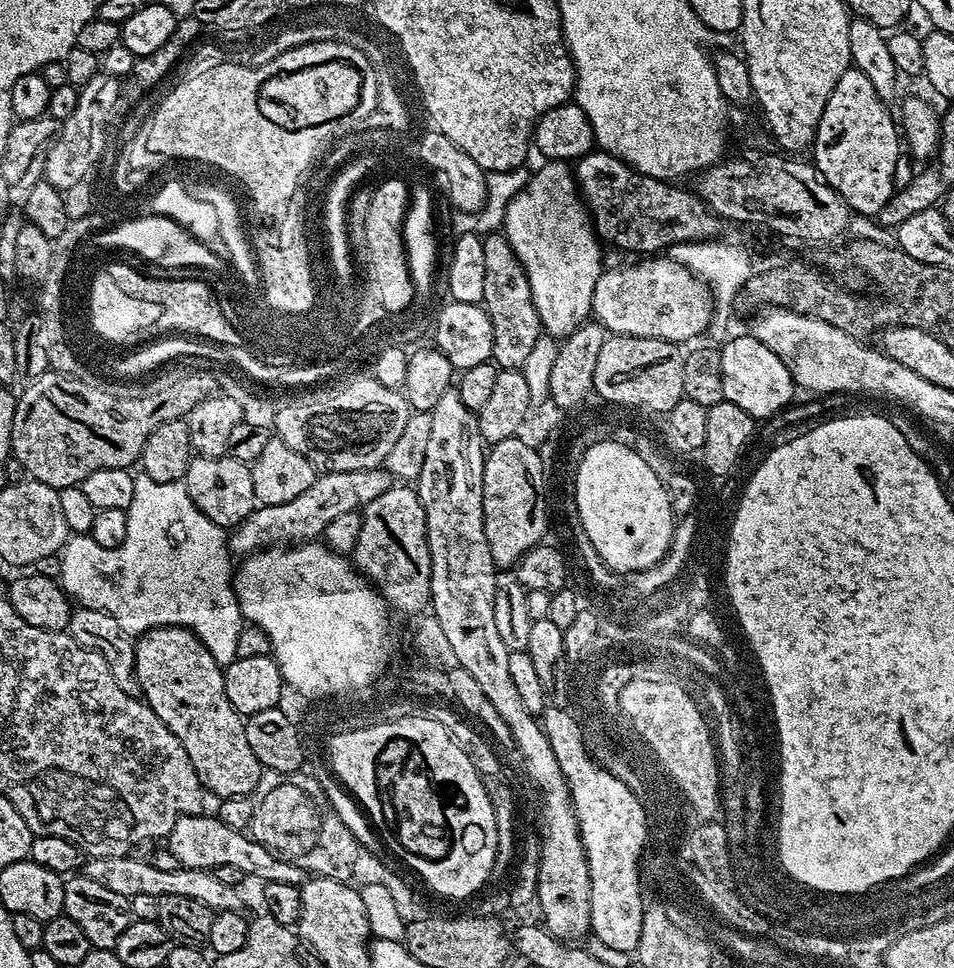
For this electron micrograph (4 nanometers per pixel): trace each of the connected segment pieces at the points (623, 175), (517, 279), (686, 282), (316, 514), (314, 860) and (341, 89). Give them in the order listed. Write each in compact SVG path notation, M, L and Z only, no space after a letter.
M593 150L581 156L575 161L574 175L595 235L605 236L624 252L660 254L674 243L715 240L721 235L720 217L693 191L642 174L608 152Z
M502 234L483 237L482 254L486 261L486 279L482 286L482 307L490 318L494 330L494 346L491 363L499 369L523 369L534 342L541 339L542 329L534 298L530 294L530 282L522 262L514 254L510 242Z
M641 260L641 264L601 271L592 291L591 315L618 336L658 338L677 346L683 345L683 340L703 337L713 316L713 297L707 284L676 261Z
M382 466L370 470L346 470L317 475L310 490L298 494L291 502L266 504L257 507L238 527L231 529L230 548L243 558L262 548L288 546L293 542L312 542L323 537L326 526L333 518L350 512L360 512L374 498L394 486L394 478Z
M304 770L289 773L261 771L256 791L251 793L254 802L254 818L250 818L250 826L247 831L254 842L266 846L266 850L270 850L270 854L282 858L282 862L290 862L301 868L306 874L322 876L322 842L320 840L332 832L330 818L339 818L341 813L328 801L323 786L306 773L307 771Z
M334 56L314 64L304 64L298 68L282 68L286 72L286 100L290 106L296 106L298 120L294 118L294 126L298 124L336 124L340 127L342 114L342 130L348 130L348 108L356 102L358 94L358 76L356 76L356 62L352 58Z

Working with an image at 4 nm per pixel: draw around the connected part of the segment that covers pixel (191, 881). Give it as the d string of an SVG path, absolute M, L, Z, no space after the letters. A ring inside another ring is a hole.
M130 854L115 856L91 857L82 869L82 874L100 882L114 894L131 899L135 895L147 894L157 898L166 894L177 894L182 897L194 898L213 912L239 911L243 905L235 885L218 880L216 874L209 869L179 868L176 871L165 872L152 866L147 859L132 858Z

